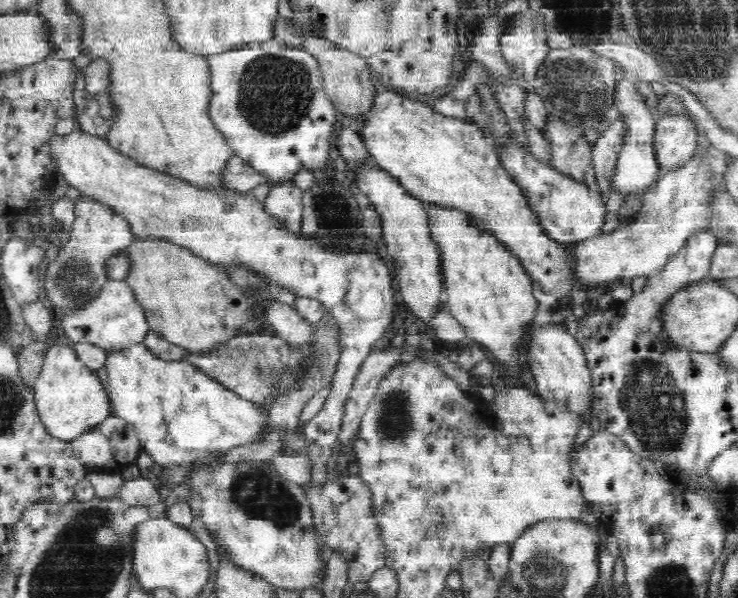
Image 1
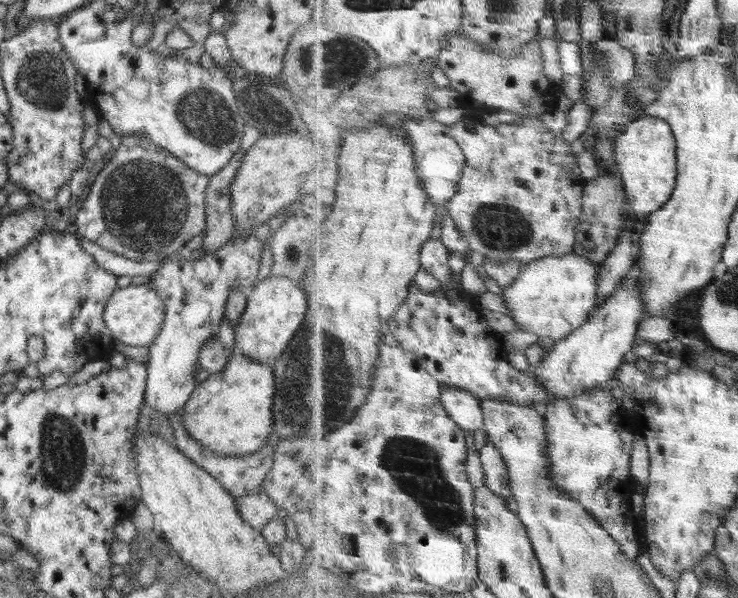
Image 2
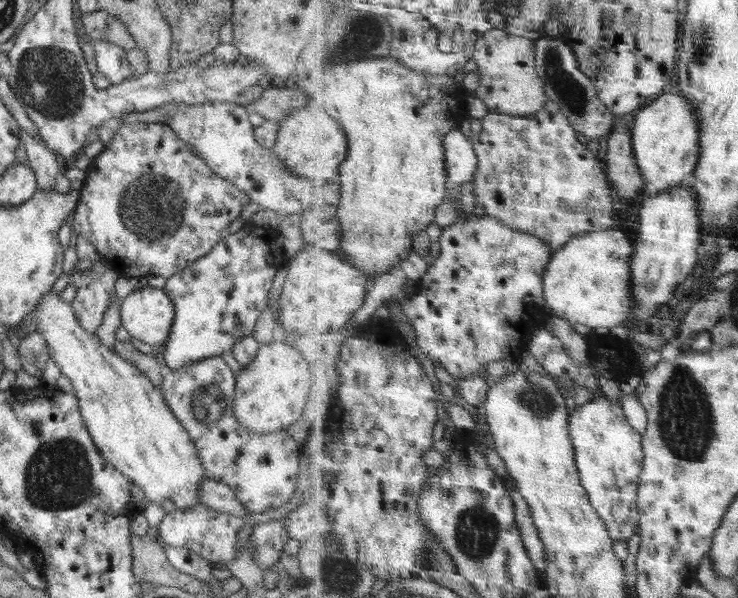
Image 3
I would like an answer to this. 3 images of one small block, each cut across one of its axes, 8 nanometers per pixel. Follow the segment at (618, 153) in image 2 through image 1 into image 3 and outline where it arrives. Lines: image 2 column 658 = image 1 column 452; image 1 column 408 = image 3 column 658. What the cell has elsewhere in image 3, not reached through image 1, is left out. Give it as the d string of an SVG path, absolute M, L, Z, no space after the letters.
M675 88L670 91L666 91L661 97L656 98L656 100L645 108L641 108L639 112L637 112L636 122L634 127L634 151L637 152L638 163L641 165L642 175L645 176L645 180L647 183L645 194L648 197L654 197L655 195L660 195L662 192L674 189L676 187L682 186L682 184L690 181L693 175L696 173L698 163L702 160L702 121L700 121L700 117L696 110L693 108L693 102L688 100L685 97L685 94L682 94L679 89Z

